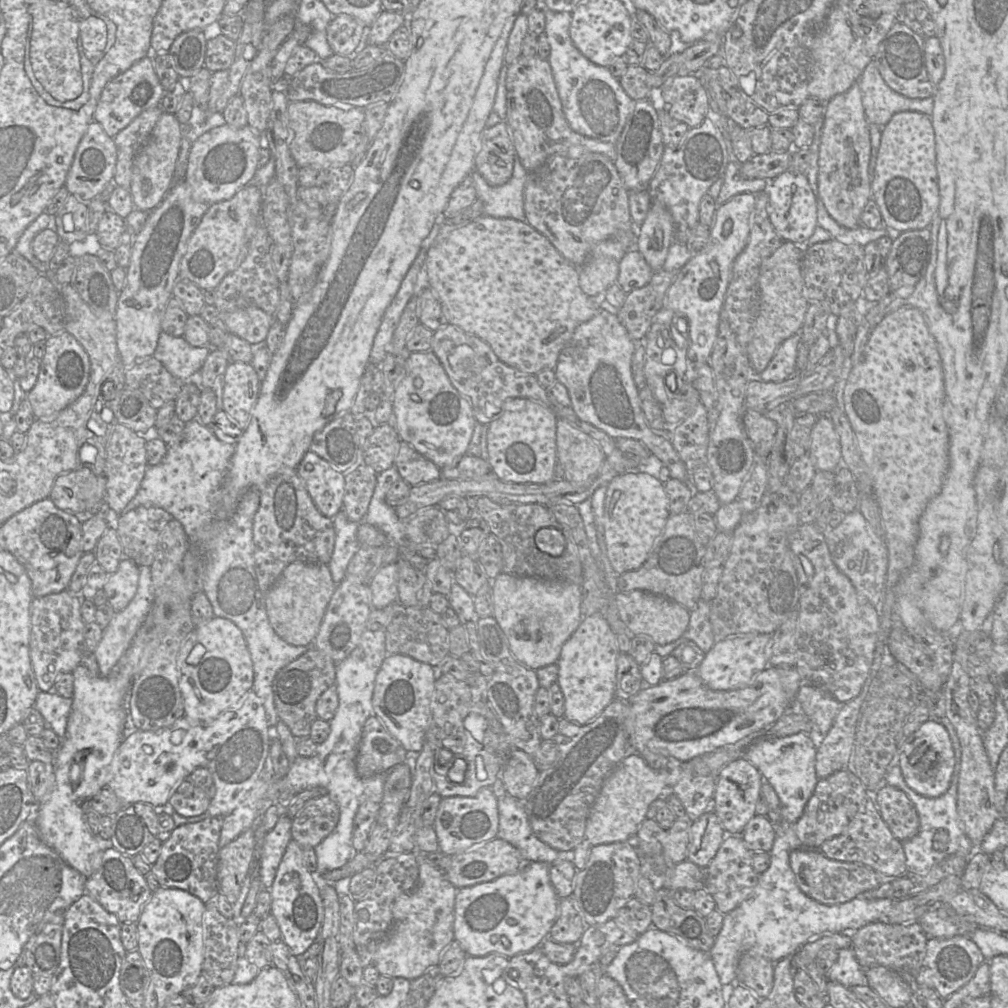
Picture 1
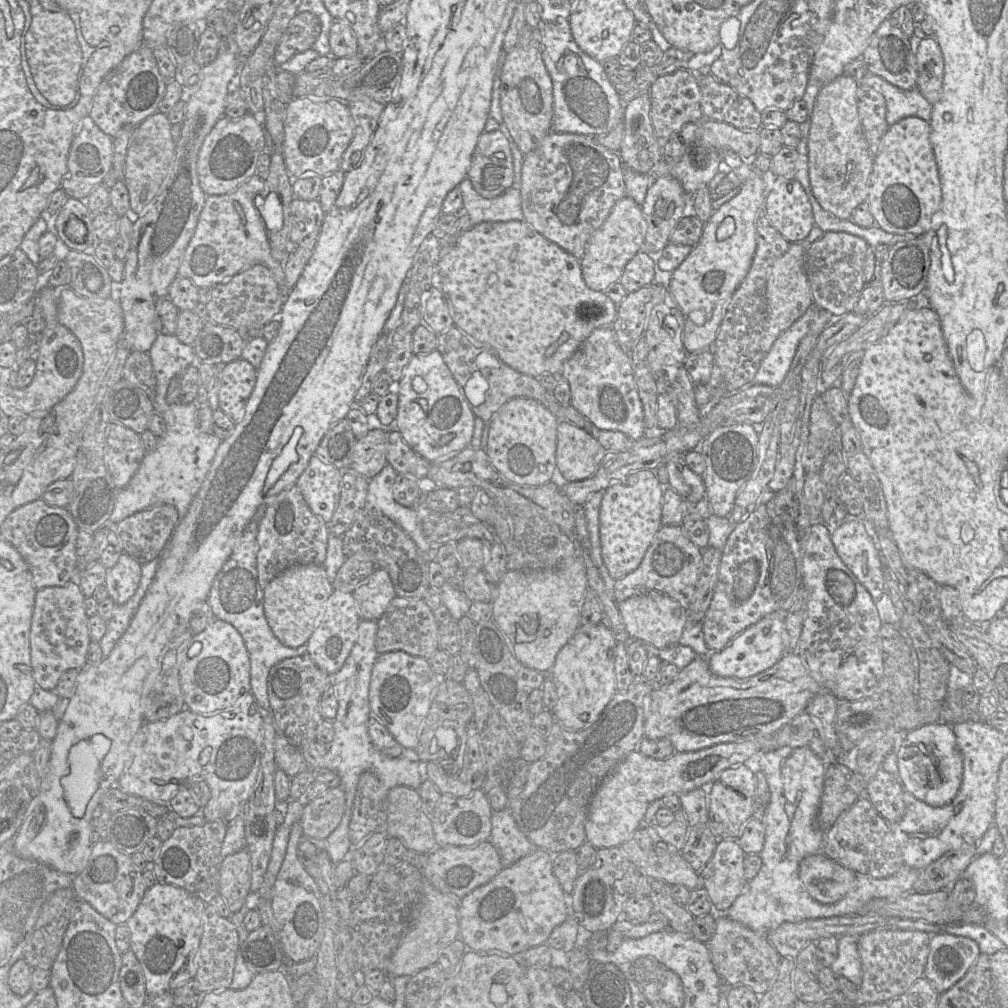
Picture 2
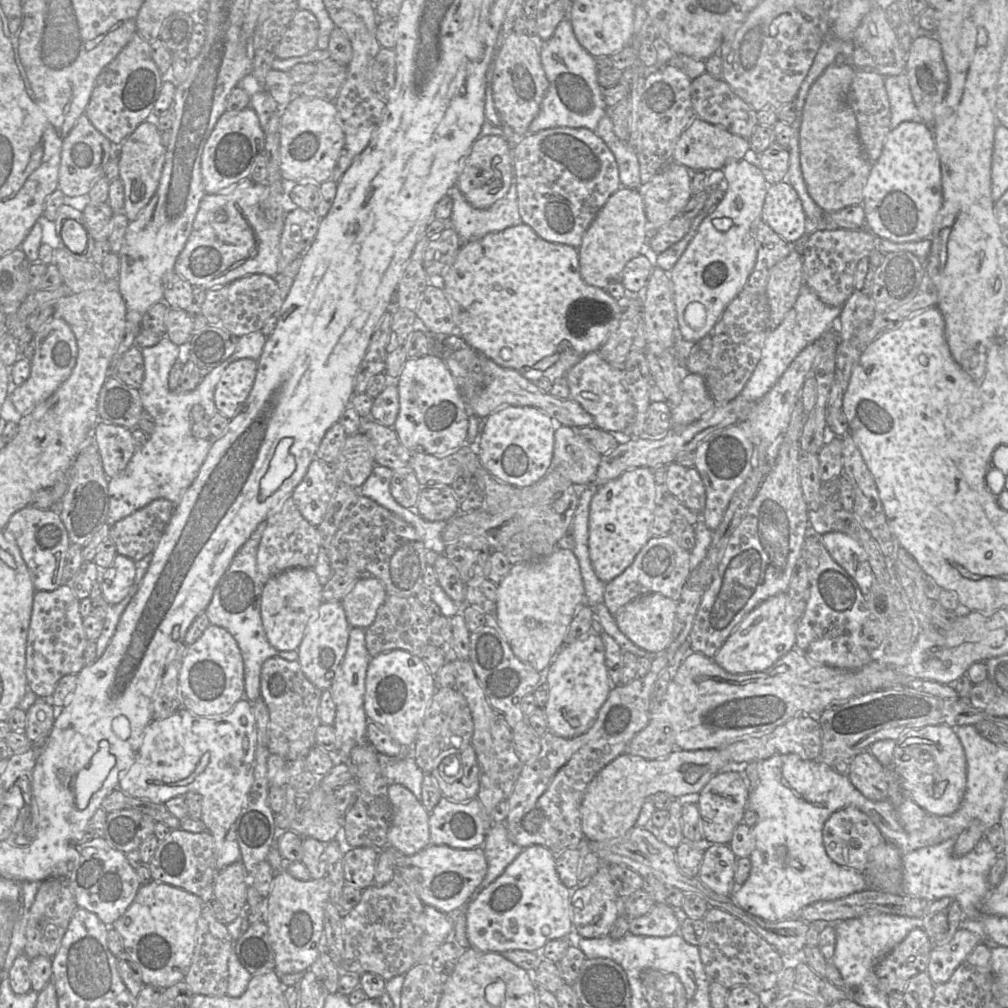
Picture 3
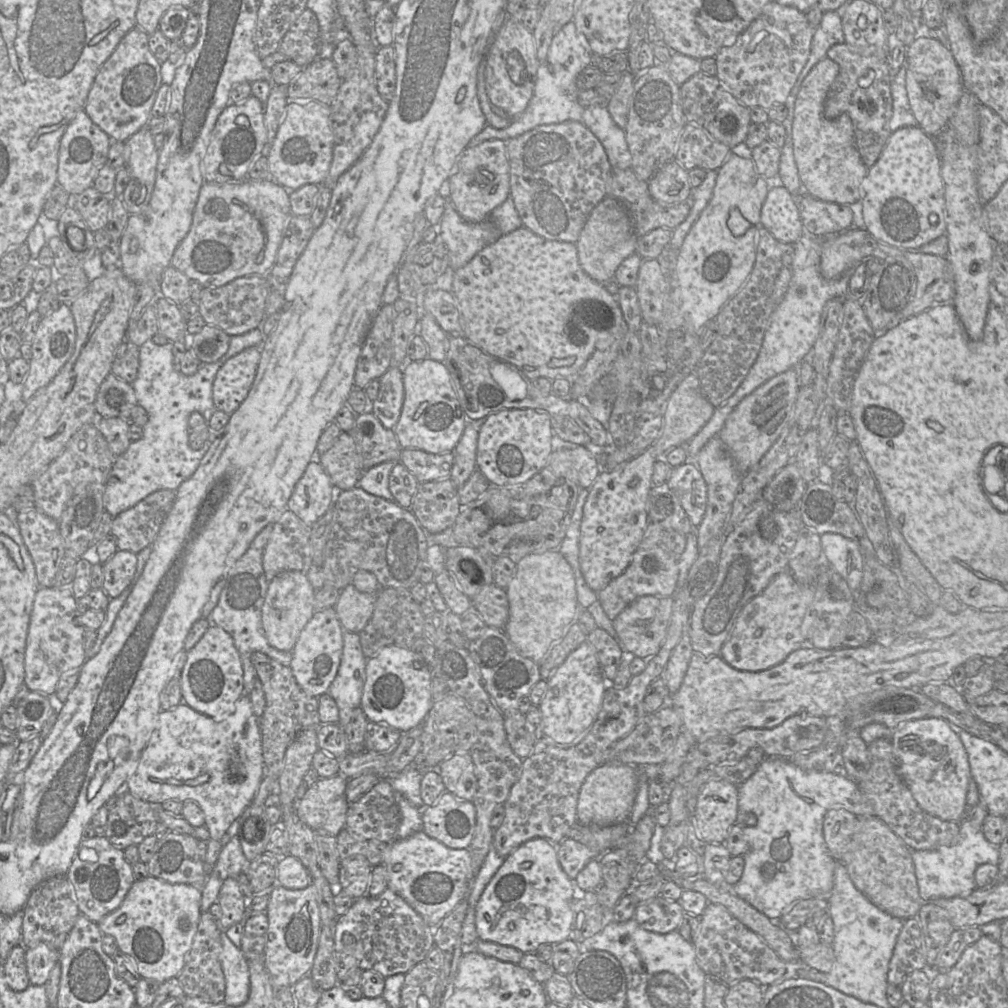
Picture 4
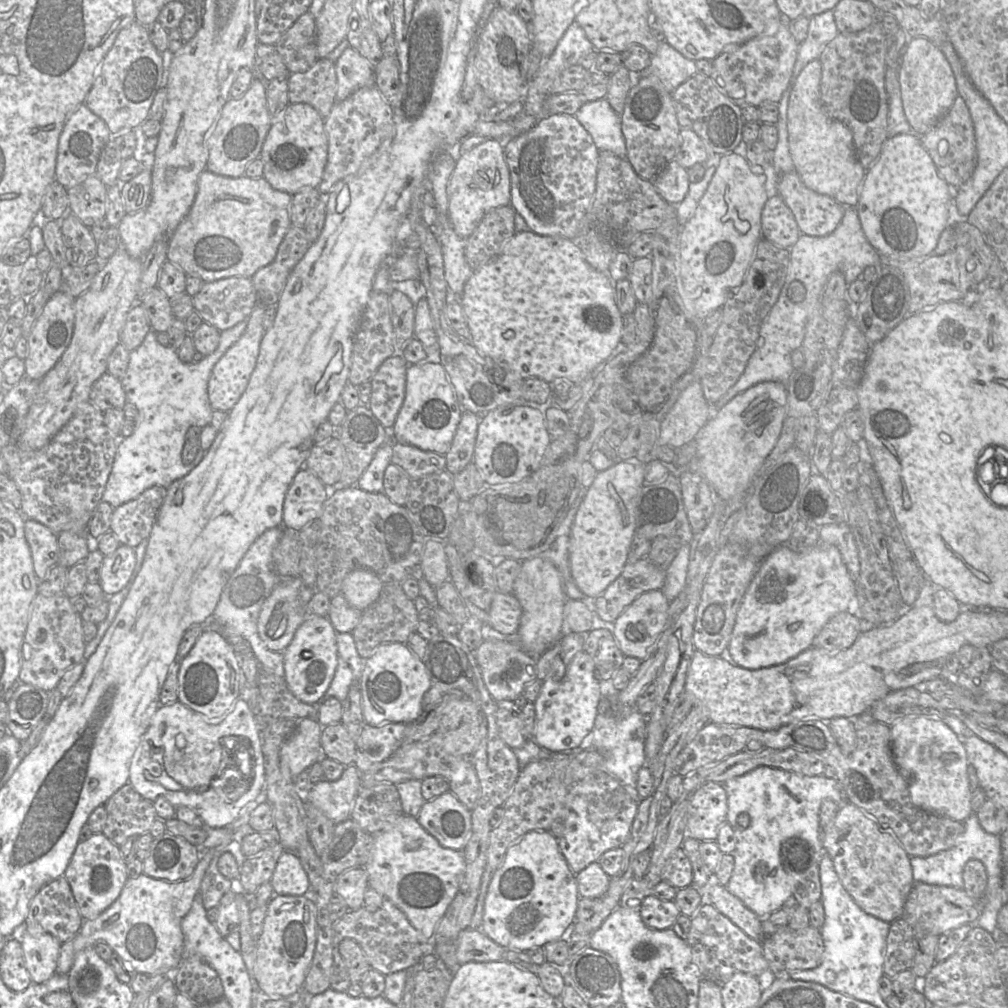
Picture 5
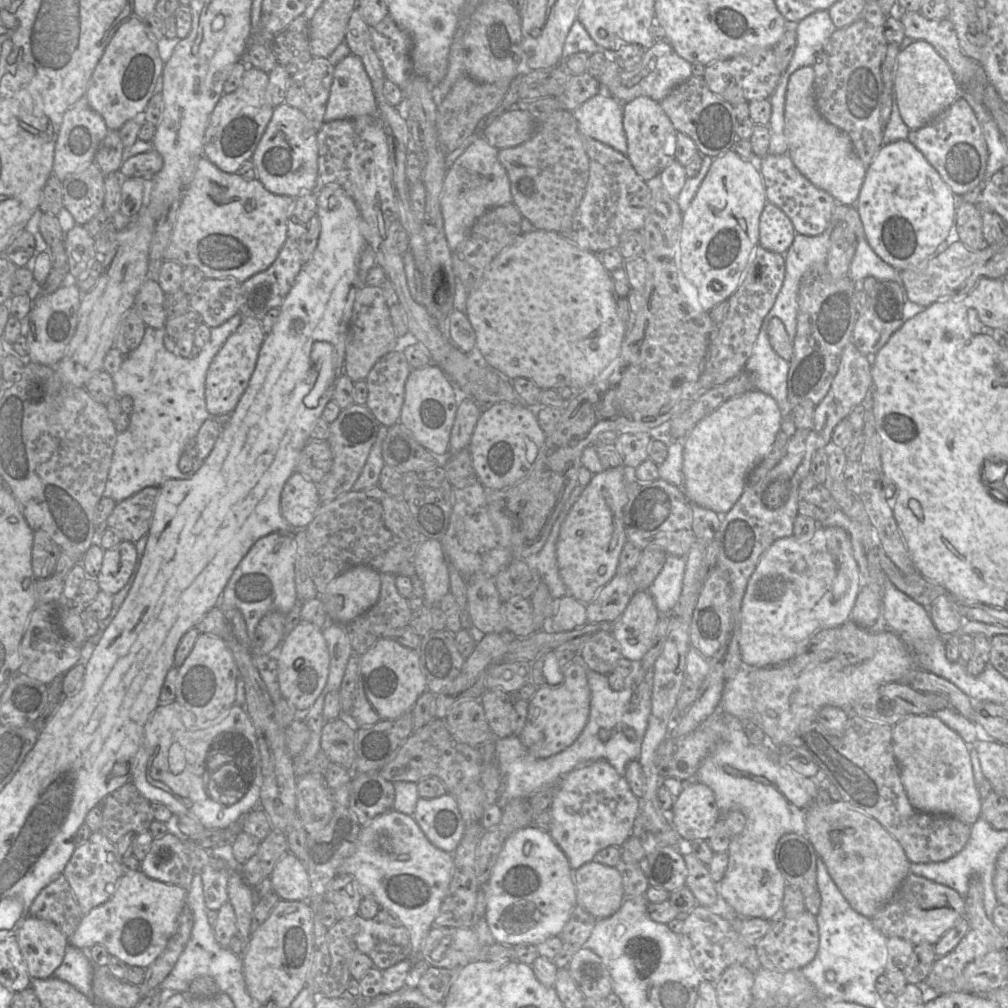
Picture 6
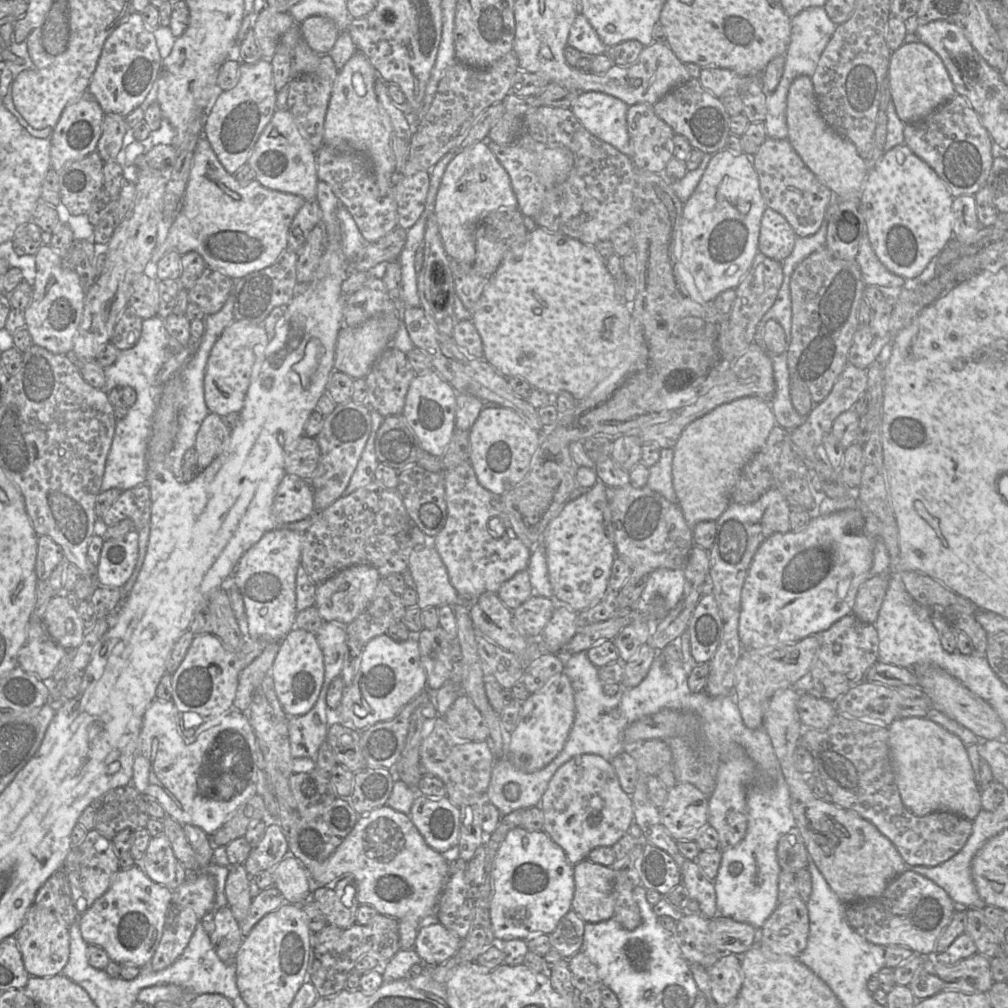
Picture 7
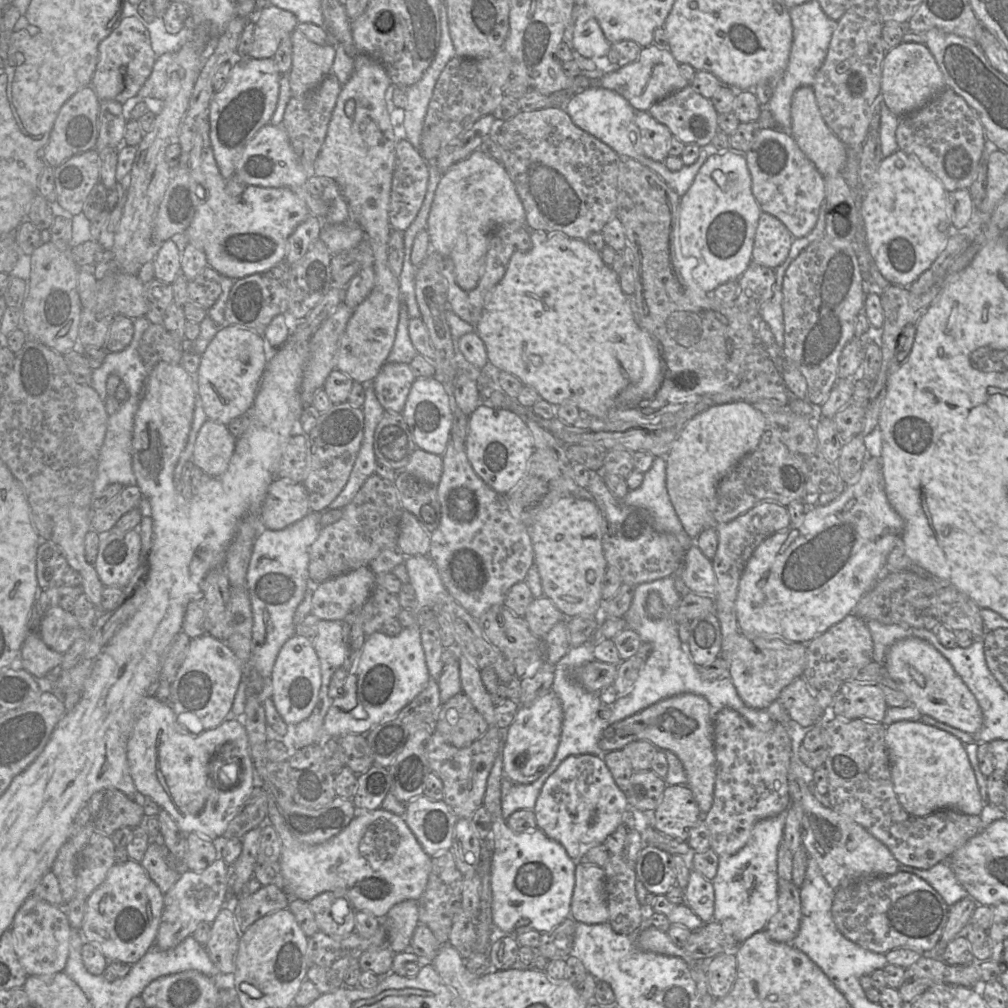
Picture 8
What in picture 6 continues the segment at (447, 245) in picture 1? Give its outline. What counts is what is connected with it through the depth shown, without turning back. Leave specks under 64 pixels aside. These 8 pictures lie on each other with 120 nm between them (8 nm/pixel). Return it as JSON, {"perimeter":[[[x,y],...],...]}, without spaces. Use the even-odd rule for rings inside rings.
{"perimeter":[[[533,230],[527,233],[522,233],[510,246],[505,248],[501,251],[490,263],[484,273],[484,277],[480,282],[479,286],[475,288],[473,291],[470,291],[467,296],[466,300],[466,315],[468,317],[469,322],[475,332],[476,336],[476,343],[475,343],[475,350],[481,354],[483,359],[485,360],[486,364],[491,368],[496,369],[500,373],[507,376],[509,379],[516,379],[516,378],[527,378],[533,381],[539,388],[541,389],[556,389],[559,387],[568,386],[570,389],[584,389],[589,384],[593,382],[593,380],[619,355],[621,345],[625,336],[627,324],[625,324],[617,314],[616,310],[616,302],[617,296],[613,290],[613,283],[610,276],[610,272],[604,267],[600,257],[598,254],[583,250],[576,246],[575,244],[568,241],[564,238],[561,234],[555,231],[547,231],[547,230]]]}

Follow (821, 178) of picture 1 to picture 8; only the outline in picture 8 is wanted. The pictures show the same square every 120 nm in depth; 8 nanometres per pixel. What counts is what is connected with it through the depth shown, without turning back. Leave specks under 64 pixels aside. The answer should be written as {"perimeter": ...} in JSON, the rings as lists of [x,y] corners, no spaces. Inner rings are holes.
{"perimeter":[[[801,86],[793,93],[791,101],[790,134],[800,150],[813,162],[823,177],[842,175],[847,159],[848,148],[829,129],[823,120],[812,86]]]}

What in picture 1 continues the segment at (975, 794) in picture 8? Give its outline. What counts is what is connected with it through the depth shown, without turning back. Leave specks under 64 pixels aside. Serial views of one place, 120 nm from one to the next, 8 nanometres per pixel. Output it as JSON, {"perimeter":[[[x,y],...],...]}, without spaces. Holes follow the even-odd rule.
{"perimeter":[[[932,719],[923,723],[902,746],[897,763],[906,784],[915,792],[929,798],[943,795],[950,786],[955,765],[954,749],[945,727]]]}

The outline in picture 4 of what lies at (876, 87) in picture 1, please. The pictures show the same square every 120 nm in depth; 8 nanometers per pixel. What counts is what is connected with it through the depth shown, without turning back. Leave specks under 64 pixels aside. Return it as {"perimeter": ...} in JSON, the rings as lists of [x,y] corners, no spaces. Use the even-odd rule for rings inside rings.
{"perimeter":[[[905,61],[890,82],[892,116],[889,122],[889,130],[891,132],[894,132],[901,127],[918,126],[907,95],[906,68]]]}

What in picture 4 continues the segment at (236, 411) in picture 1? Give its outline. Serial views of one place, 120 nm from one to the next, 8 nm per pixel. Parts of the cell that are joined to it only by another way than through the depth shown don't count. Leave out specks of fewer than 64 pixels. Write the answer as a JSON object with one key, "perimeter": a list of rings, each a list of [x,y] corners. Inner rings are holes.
{"perimeter":[[[249,347],[229,358],[217,371],[213,401],[218,410],[232,414],[248,396],[261,359],[261,347]]]}

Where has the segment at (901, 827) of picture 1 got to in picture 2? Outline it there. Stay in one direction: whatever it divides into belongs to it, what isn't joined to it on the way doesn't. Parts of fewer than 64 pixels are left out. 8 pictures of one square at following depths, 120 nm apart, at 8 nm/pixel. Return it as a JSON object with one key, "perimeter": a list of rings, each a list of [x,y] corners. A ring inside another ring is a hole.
{"perimeter":[[[879,769],[866,783],[864,794],[877,812],[890,824],[899,822],[905,813],[903,792],[894,776]]]}

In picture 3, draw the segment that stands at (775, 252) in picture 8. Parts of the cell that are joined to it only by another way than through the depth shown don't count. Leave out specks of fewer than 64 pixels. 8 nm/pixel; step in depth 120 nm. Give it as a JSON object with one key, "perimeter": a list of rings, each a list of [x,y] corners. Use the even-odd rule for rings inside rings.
{"perimeter":[[[787,181],[768,185],[761,219],[790,243],[798,241],[811,227],[797,191]]]}

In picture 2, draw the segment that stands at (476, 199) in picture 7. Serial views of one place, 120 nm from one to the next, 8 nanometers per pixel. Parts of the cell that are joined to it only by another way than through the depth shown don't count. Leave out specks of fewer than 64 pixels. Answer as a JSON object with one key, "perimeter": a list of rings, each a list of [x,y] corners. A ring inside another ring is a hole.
{"perimeter":[[[501,130],[479,135],[467,177],[484,198],[498,197],[512,185],[513,160],[508,140]]]}

